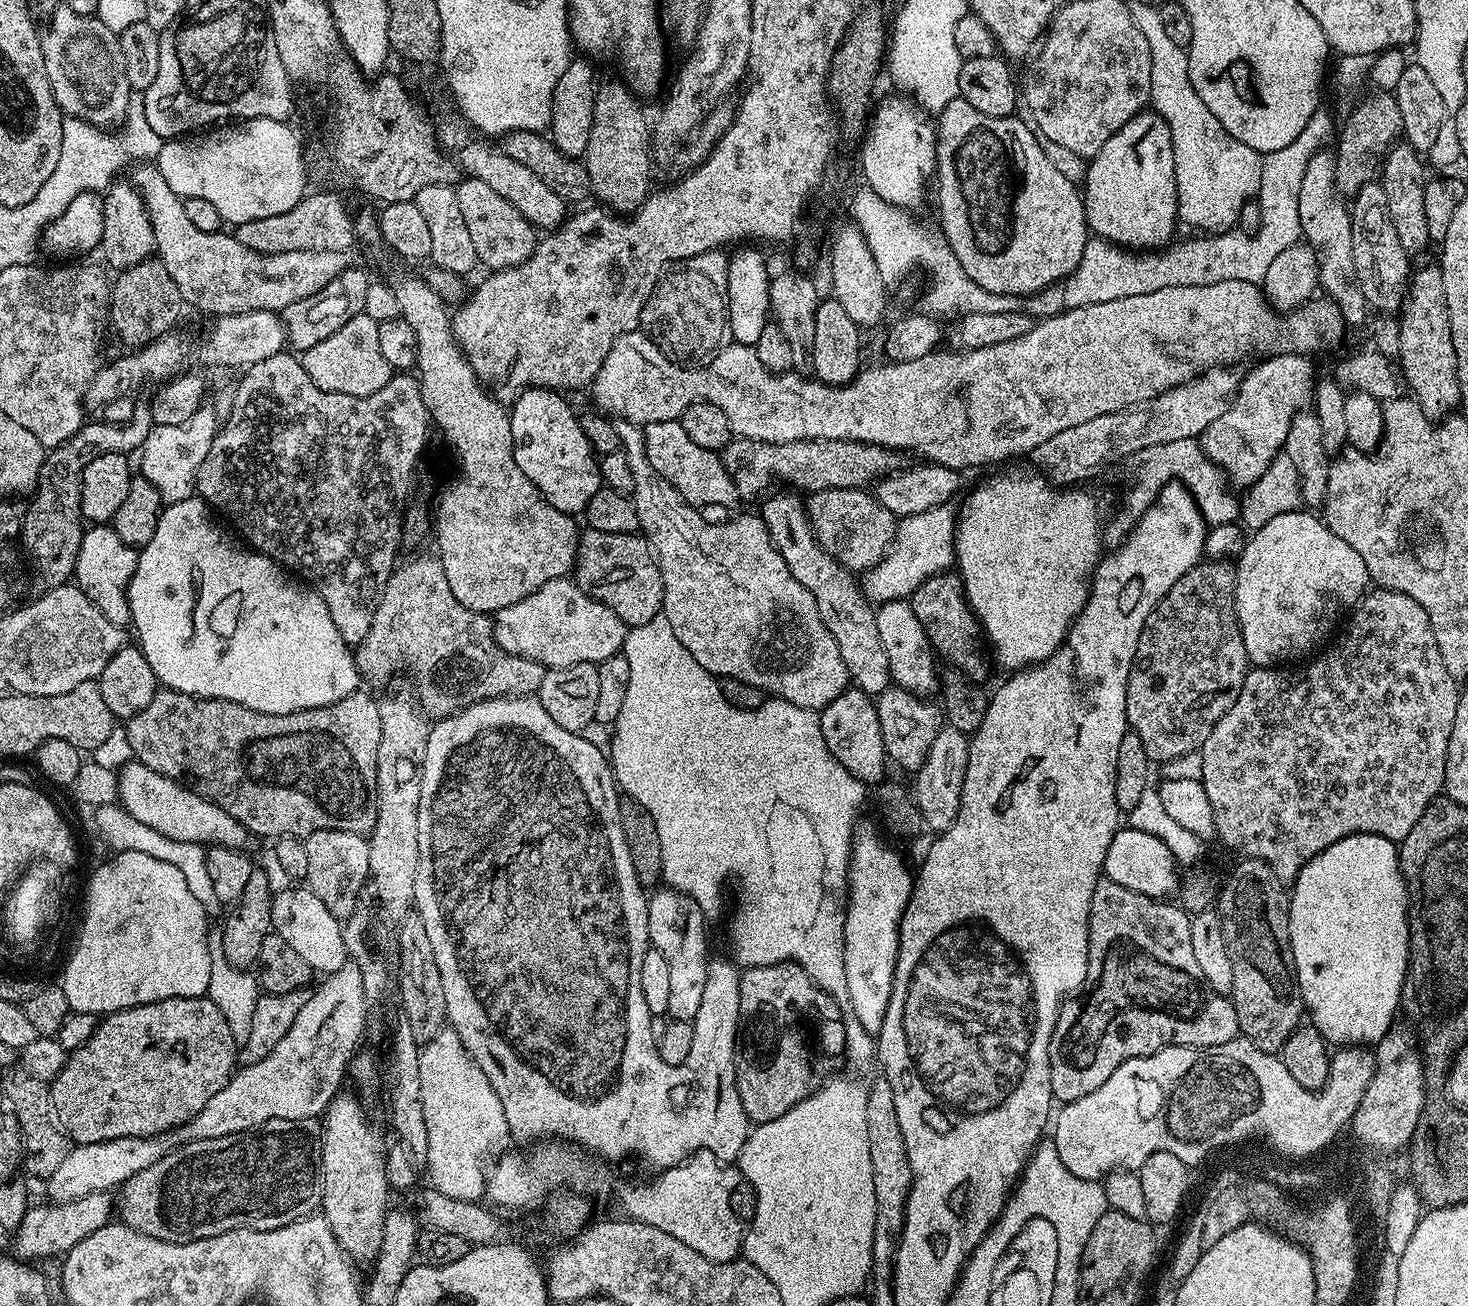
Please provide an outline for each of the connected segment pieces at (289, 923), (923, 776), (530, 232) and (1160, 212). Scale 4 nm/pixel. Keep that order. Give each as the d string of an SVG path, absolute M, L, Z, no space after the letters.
M292 886L296 888L288 888L285 892L277 891L272 897L272 927L275 935L281 936L283 940L290 946L294 946L302 958L306 958L306 962L316 974L331 974L339 970L346 963L346 932L343 932L341 921L334 918L334 914L330 914L330 910L326 910L326 906L322 906L322 898L315 896L307 886Z
M941 727L938 738L934 738L934 746L930 746L930 754L926 754L926 762L914 773L916 792L914 801L920 811L920 819L925 825L933 828L933 833L945 832L958 818L960 799L962 798L962 782L966 778L968 765L969 737L962 730Z
M471 178L461 179L455 190L462 206L462 218L466 218L466 230L470 230L470 238L474 241L476 259L481 265L485 264L485 269L513 268L520 263L521 254L535 252L537 229L506 197L498 194L498 190L486 186L486 182Z
M1156 118L1153 124L1148 120L1140 120L1136 128L1117 127L1102 150L1098 150L1098 154L1087 161L1088 173L1082 183L1084 218L1097 237L1118 241L1132 250L1156 250L1173 239L1172 222L1178 216L1176 181L1169 178L1169 169L1160 168L1159 164L1159 160L1163 156L1165 159L1171 151L1168 124L1163 118Z

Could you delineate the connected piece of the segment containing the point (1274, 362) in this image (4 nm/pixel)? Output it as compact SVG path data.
M1272 354L1261 360L1264 361L1257 368L1250 369L1246 374L1243 373L1239 388L1228 408L1220 417L1210 422L1198 437L1198 443L1204 455L1217 465L1225 477L1240 490L1251 488L1254 482L1258 482L1258 478L1262 478L1262 474L1266 474L1273 458L1281 455L1282 449L1288 443L1293 418L1297 412L1309 407L1314 396L1312 364L1308 361L1311 359L1300 354Z

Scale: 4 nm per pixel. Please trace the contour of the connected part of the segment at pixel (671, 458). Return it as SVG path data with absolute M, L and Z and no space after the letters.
M679 420L645 424L643 429L650 466L654 466L657 474L666 478L666 482L670 482L674 490L678 490L686 504L708 510L711 504L732 504L738 500L736 483L732 481L725 461L713 449L698 446L698 442L690 442L690 434L686 434Z

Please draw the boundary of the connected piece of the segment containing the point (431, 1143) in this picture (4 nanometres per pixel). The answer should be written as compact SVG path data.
M445 1026L420 1051L420 1101L426 1114L431 1187L450 1198L483 1201L489 1182L484 1163L504 1139L509 1139L510 1129L506 1110L502 1110L502 1102L494 1086L490 1086L490 1078L482 1074L451 1026Z

